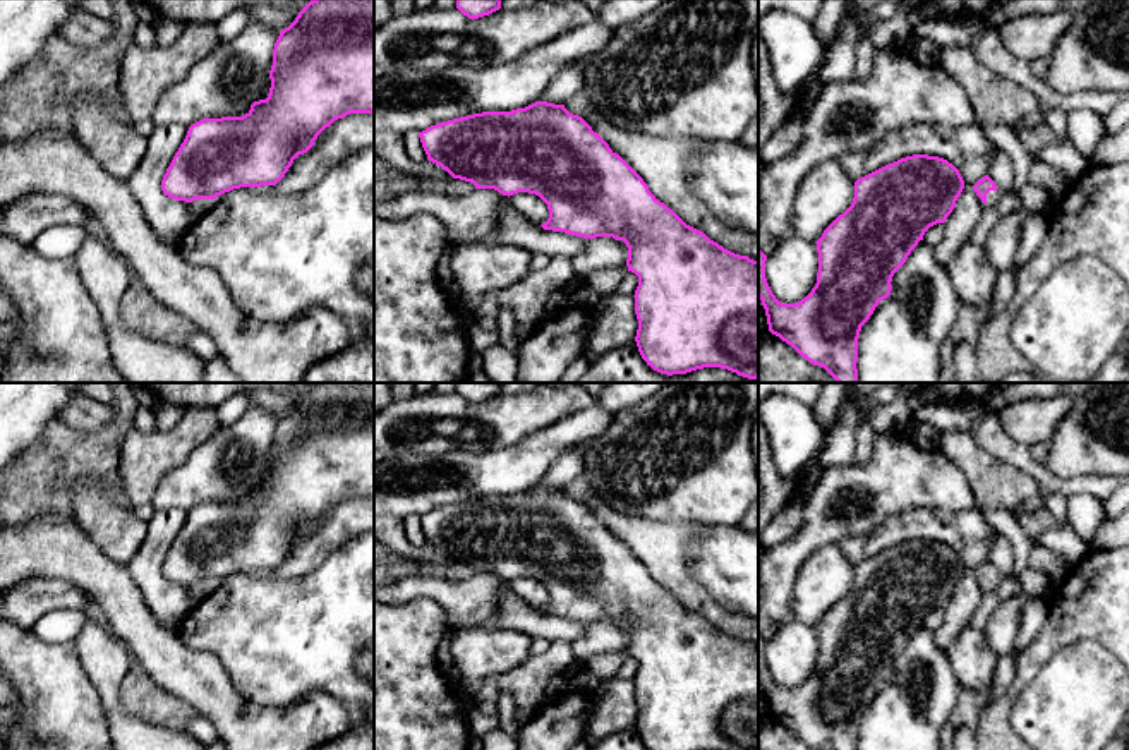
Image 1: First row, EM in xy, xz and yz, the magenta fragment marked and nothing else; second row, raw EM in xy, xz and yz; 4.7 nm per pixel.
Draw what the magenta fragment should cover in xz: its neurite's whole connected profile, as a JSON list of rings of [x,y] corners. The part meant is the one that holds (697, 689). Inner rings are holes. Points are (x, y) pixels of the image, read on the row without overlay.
[[[535,486],[525,493],[516,493],[511,496],[474,498],[431,510],[419,517],[419,522],[427,544],[439,549],[453,563],[472,566],[475,573],[494,573],[508,582],[518,577],[539,580],[549,594],[547,606],[540,609],[544,614],[564,616],[590,625],[595,621],[613,621],[616,625],[623,625],[628,632],[628,656],[638,661],[638,671],[633,680],[635,699],[638,704],[635,726],[647,750],[758,750],[758,645],[753,645],[748,640],[734,638],[710,625],[703,616],[686,609],[673,594],[669,594],[649,575],[643,563],[619,539],[616,539],[582,501],[570,498],[564,489]]]

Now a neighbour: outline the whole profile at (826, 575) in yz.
[[[837,544],[815,549],[801,565],[793,590],[793,620],[817,626],[853,587],[854,566]]]

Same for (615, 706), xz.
[[[633,680],[607,681],[594,697],[594,712],[585,740],[594,745],[602,738],[631,728],[637,721],[638,704]]]

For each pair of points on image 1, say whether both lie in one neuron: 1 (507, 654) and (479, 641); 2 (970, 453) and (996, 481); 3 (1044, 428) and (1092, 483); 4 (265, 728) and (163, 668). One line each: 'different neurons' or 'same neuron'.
1: same neuron
2: same neuron
3: different neurons
4: same neuron

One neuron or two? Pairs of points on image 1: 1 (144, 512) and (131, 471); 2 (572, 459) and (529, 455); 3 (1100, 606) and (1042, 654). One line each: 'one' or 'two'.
1: two
2: two
3: one

